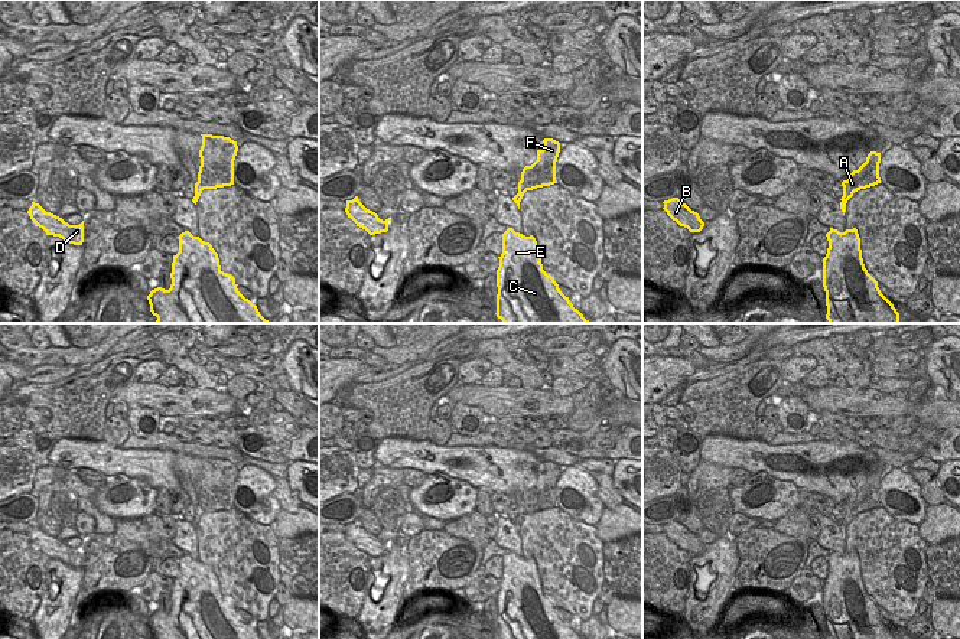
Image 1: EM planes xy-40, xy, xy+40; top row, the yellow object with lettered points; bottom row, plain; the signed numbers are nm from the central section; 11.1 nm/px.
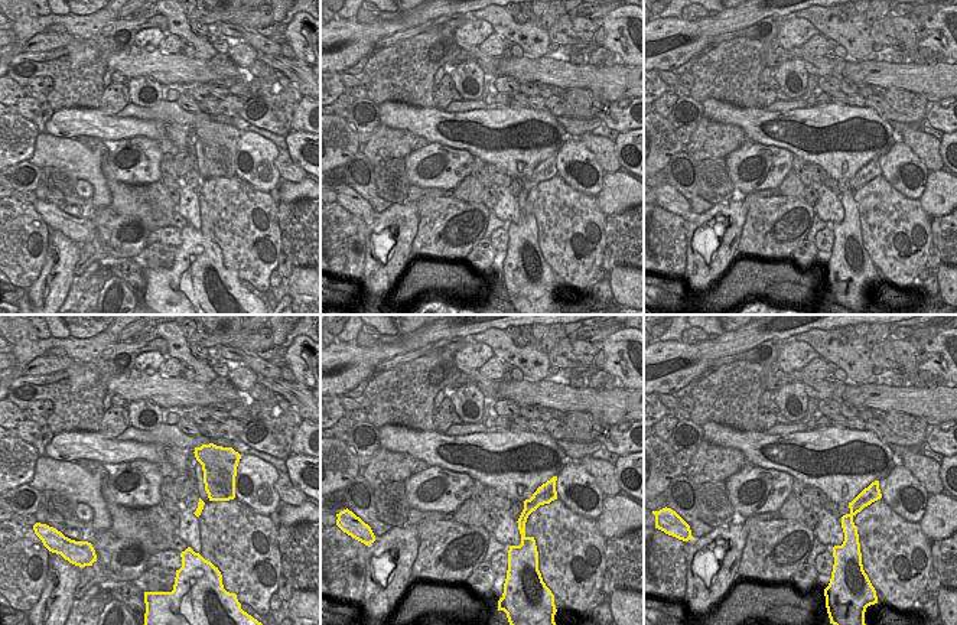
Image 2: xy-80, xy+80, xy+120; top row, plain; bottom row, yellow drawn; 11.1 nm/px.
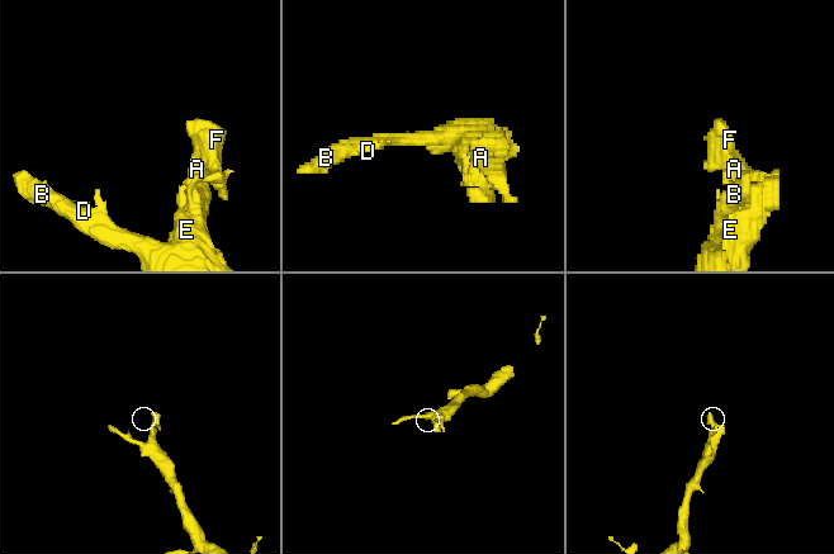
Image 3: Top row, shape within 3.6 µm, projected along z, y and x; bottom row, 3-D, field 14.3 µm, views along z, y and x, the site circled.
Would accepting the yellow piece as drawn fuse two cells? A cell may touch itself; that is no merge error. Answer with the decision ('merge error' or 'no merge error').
no merge error

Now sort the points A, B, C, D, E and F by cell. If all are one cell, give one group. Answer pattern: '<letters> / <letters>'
A B C D E F

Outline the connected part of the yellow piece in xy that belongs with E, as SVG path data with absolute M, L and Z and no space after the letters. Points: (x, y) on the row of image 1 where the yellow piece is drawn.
M508 228L497 270L497 317L504 323L589 323L543 270L533 235Z

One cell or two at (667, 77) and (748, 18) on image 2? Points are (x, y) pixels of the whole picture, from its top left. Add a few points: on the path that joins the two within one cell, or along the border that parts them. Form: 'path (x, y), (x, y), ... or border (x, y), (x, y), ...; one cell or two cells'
border (658, 70), (670, 71); two cells

